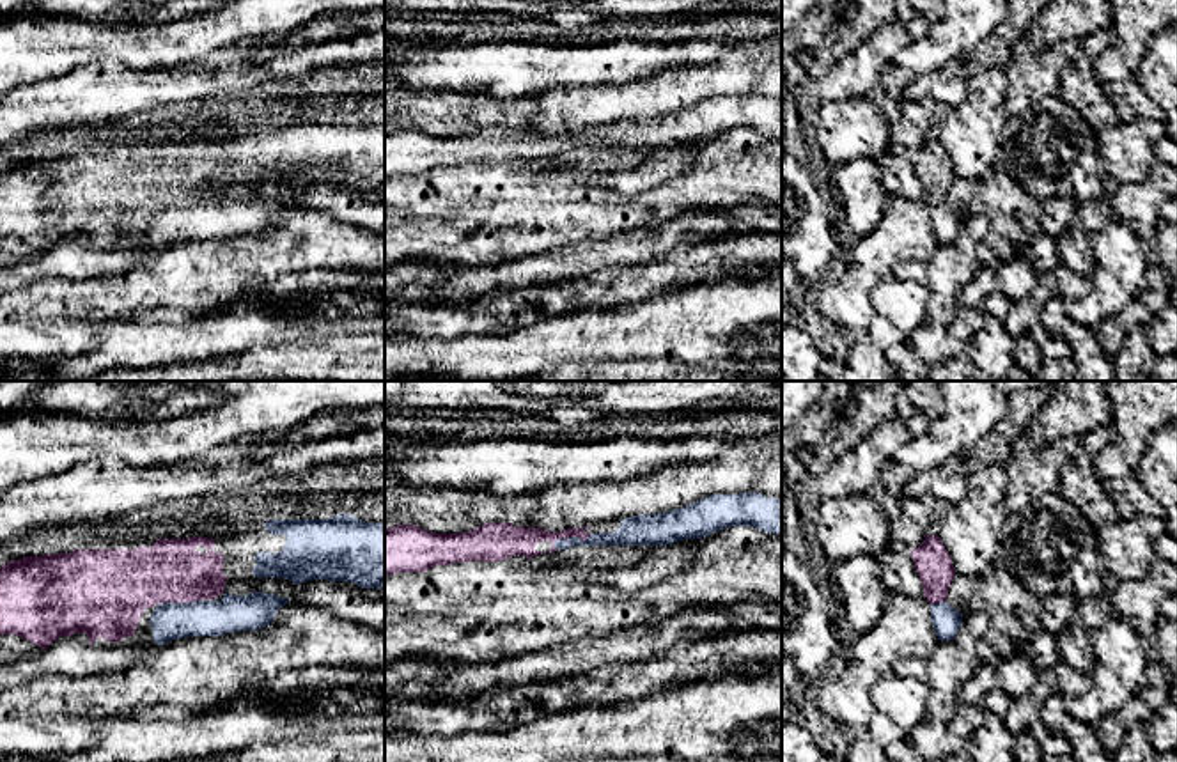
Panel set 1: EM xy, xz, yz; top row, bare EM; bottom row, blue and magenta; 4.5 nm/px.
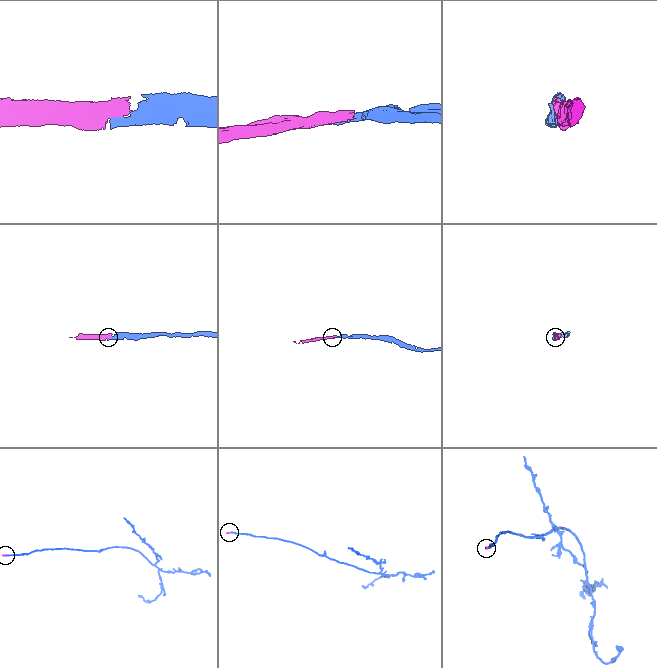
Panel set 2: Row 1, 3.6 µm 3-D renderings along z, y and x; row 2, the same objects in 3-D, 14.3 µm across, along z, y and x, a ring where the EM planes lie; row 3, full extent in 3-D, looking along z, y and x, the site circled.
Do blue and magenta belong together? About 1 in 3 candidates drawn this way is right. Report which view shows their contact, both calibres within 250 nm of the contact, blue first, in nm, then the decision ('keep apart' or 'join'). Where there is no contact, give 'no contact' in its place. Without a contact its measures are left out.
xz | 100/130 nm | join

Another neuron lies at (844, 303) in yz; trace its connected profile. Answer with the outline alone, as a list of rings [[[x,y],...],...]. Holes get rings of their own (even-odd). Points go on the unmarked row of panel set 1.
[[[886,195],[881,223],[865,237],[847,241],[847,269],[840,278],[828,278],[807,299],[807,310],[819,323],[814,330],[817,346],[826,356],[833,347],[833,331],[865,333],[874,315],[872,291],[893,278],[893,264],[913,252],[934,252],[938,239],[925,198],[909,200],[902,195]]]

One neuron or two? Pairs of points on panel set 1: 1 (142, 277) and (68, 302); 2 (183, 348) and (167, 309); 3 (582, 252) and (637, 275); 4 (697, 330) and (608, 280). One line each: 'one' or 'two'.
1: one
2: two
3: two
4: two

